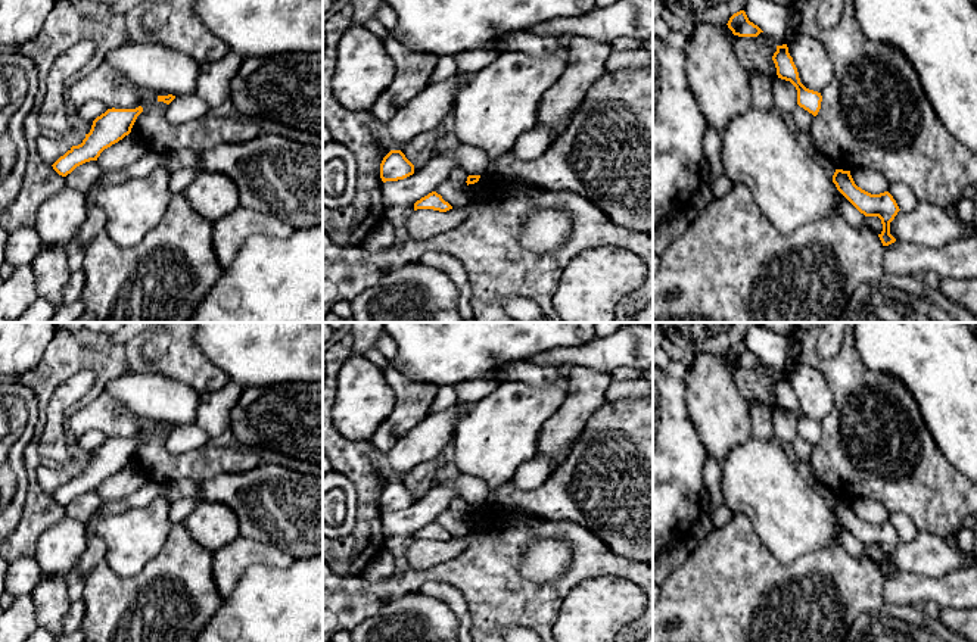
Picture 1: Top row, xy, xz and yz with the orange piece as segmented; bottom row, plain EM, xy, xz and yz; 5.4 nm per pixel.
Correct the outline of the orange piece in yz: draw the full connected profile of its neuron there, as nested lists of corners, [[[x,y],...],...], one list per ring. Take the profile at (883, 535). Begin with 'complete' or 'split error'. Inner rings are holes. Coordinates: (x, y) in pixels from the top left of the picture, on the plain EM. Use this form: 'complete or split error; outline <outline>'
complete; outline [[[836,499],[833,512],[861,543],[865,546],[878,546],[881,549],[883,561],[878,567],[883,576],[889,576],[896,571],[890,564],[890,552],[900,539],[889,521],[871,524],[855,514],[850,501],[843,499]]]

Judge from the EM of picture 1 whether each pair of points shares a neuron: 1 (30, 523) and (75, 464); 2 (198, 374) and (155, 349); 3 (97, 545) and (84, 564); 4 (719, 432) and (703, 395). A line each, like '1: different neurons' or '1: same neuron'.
1: same neuron
2: different neurons
3: same neuron
4: same neuron

